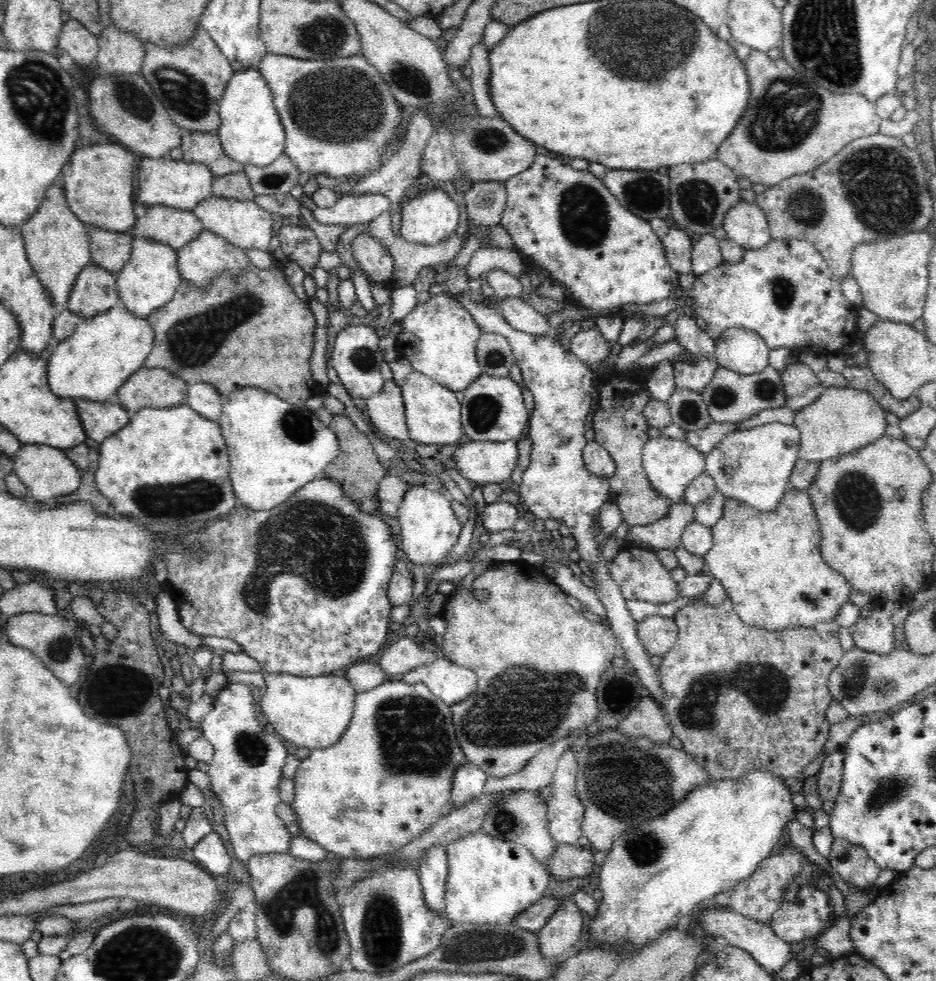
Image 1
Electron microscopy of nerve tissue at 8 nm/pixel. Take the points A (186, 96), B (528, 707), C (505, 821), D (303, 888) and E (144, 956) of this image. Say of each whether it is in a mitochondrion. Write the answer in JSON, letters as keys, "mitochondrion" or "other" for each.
{"A":"mitochondrion","B":"mitochondrion","C":"mitochondrion","D":"mitochondrion","E":"mitochondrion"}

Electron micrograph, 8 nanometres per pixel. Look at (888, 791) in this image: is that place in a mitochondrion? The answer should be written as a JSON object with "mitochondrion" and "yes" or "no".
{"mitochondrion":"yes"}

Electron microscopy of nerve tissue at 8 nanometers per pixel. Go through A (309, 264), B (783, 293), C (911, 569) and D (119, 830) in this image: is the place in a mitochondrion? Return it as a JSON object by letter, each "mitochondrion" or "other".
{"A":"other","B":"mitochondrion","C":"other","D":"other"}

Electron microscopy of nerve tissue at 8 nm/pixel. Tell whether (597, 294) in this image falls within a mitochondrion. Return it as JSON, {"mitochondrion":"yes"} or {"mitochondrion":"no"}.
{"mitochondrion":"no"}

